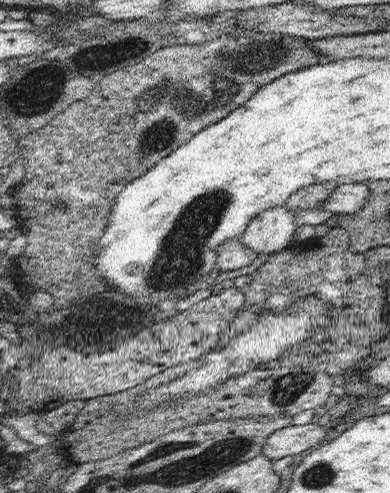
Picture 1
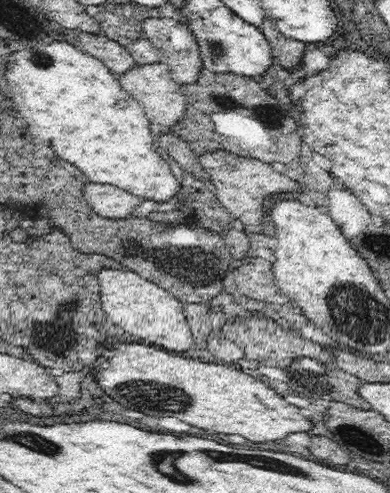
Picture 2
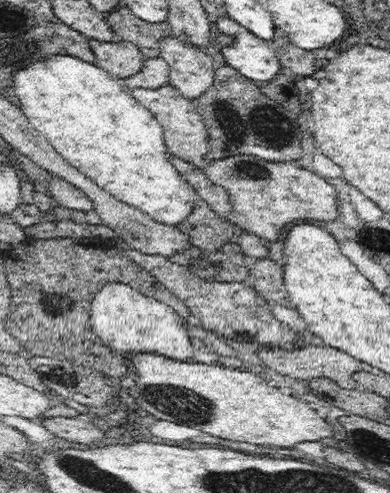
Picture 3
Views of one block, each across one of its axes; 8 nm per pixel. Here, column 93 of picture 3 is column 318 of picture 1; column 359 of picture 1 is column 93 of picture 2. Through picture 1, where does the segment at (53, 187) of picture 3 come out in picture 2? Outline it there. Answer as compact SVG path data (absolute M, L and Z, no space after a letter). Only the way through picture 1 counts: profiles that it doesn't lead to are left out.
M90 182L84 186L84 198L88 198L90 208L110 220L126 220L142 206L144 198L134 196L112 184L96 184Z

